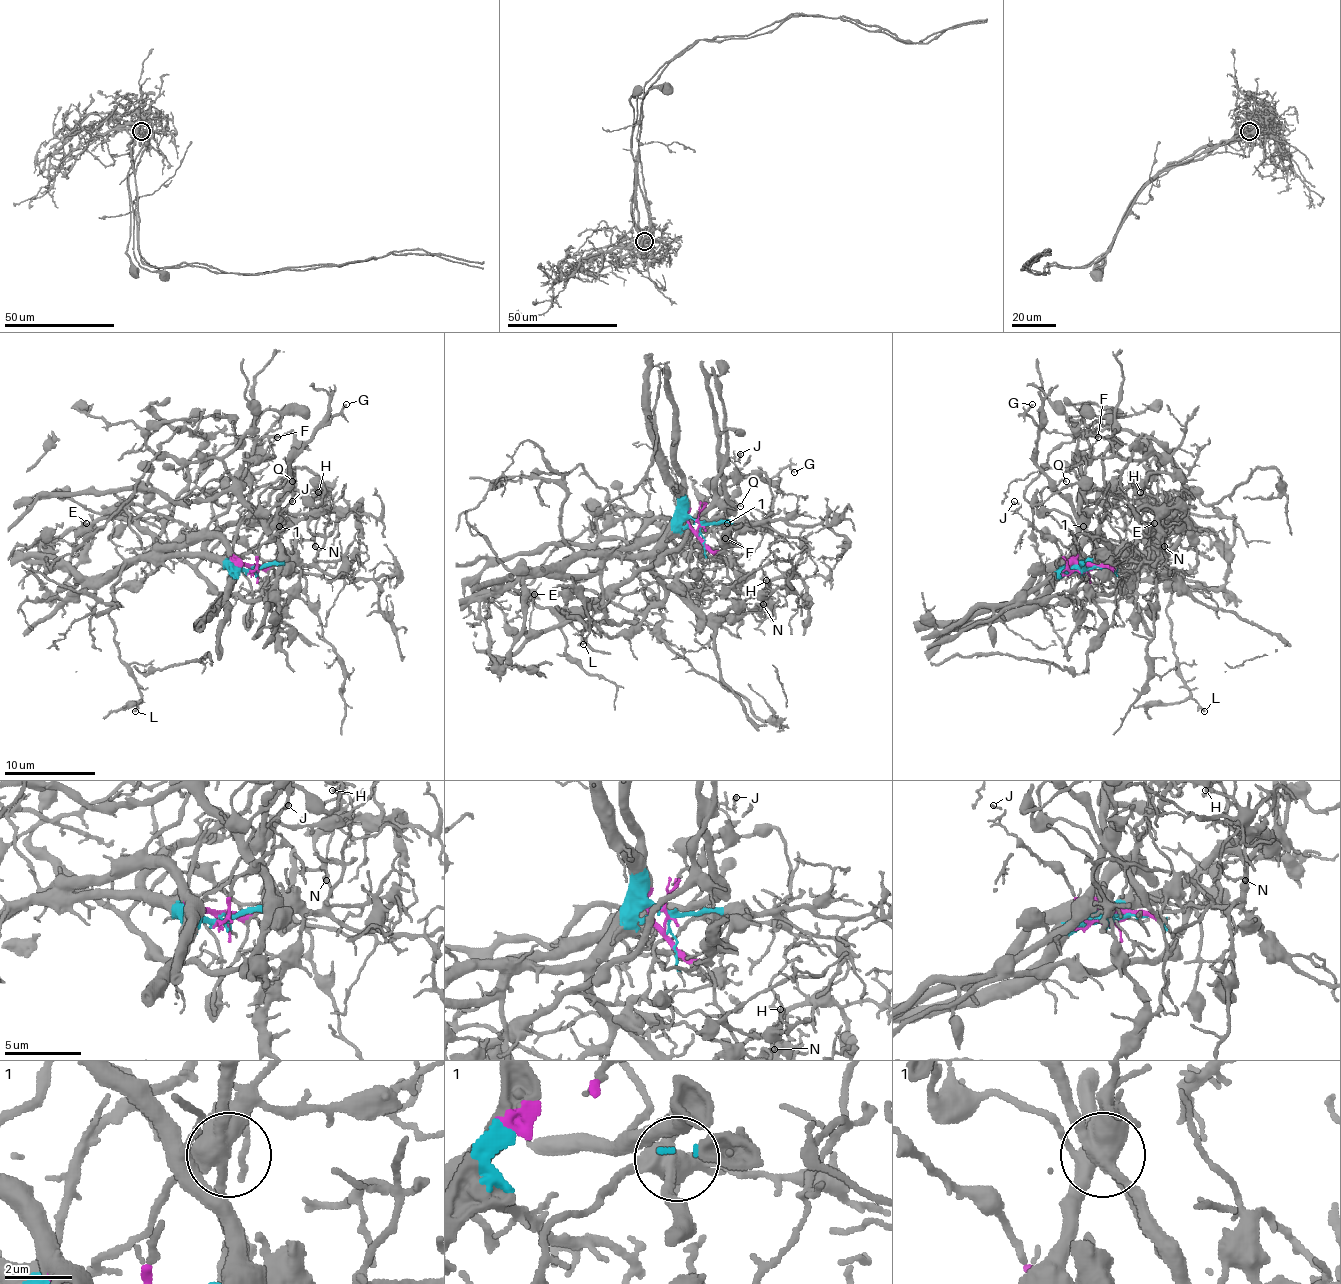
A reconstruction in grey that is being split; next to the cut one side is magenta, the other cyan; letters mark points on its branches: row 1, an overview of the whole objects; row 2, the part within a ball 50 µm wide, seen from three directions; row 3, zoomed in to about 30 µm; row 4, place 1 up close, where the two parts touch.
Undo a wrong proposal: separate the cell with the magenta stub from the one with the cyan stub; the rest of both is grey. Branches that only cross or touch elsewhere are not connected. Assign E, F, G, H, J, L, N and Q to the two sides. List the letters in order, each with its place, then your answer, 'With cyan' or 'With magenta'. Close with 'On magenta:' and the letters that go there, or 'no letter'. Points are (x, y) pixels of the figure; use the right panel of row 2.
E: Place: (1154, 523). With cyan
F: Place: (1098, 437). With cyan
G: Place: (1032, 404). With magenta
H: Place: (1140, 492). With cyan
J: Place: (1014, 501). With magenta
L: Place: (1204, 711). With cyan
N: Place: (1164, 546). With cyan
Q: Place: (1066, 481). With magenta
On magenta: G, J, Q

